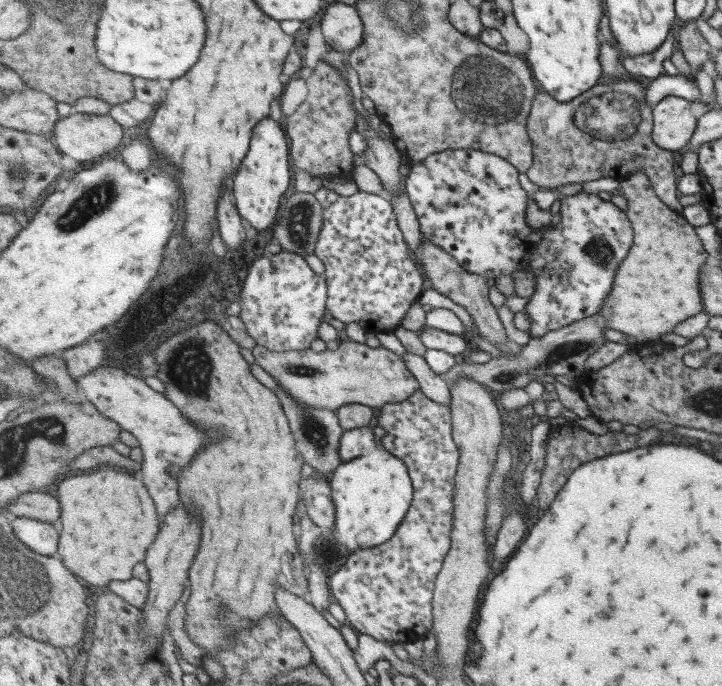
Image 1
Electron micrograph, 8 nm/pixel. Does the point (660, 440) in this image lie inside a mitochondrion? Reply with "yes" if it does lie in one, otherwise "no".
no

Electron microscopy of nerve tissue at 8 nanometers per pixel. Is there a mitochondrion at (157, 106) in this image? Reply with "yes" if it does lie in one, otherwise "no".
no

